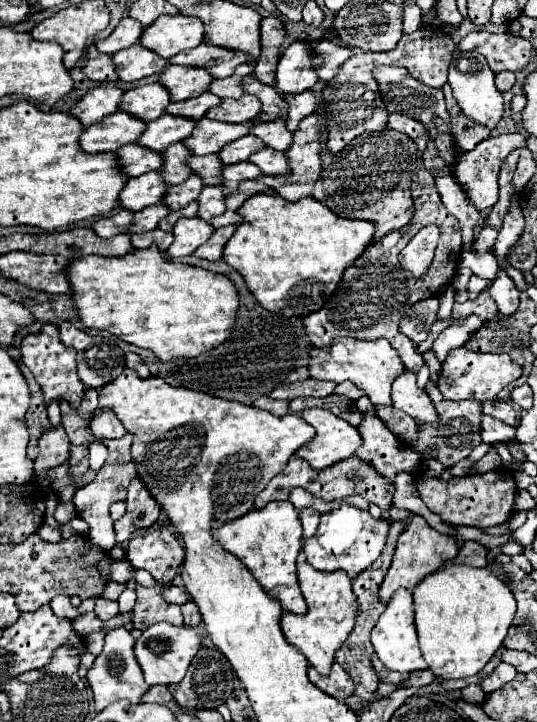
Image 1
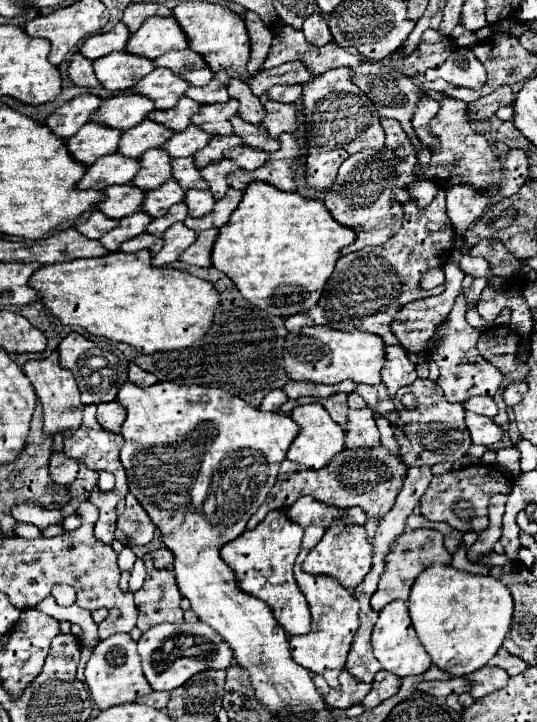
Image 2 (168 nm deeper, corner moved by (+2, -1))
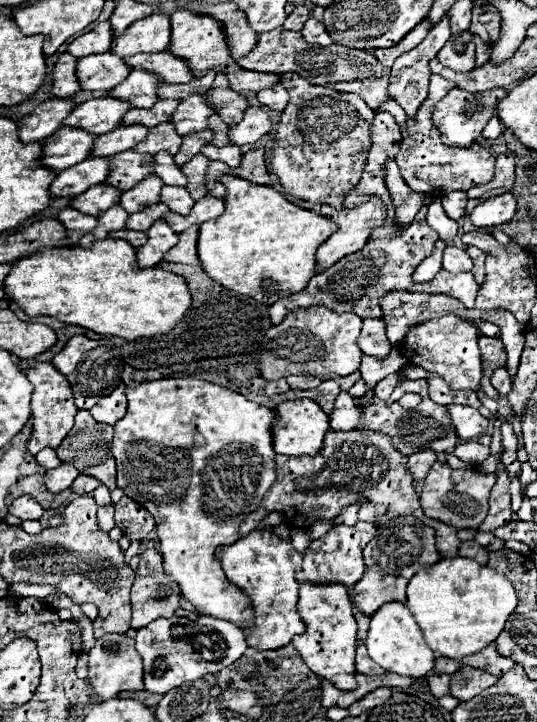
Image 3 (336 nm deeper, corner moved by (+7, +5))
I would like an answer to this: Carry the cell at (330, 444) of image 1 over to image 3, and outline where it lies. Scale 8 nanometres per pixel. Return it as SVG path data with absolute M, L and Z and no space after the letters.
M303 398L303 400L291 400L291 402L281 402L275 406L275 420L271 426L273 434L273 450L277 454L287 454L287 456L315 456L321 446L325 432L329 428L329 416L319 408L319 404Z

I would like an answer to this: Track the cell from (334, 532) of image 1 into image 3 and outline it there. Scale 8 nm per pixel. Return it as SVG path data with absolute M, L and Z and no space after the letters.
M339 524L335 526L339 536L341 536L341 546L327 554L321 550L321 540L313 540L311 546L305 550L303 554L303 570L297 572L297 582L309 582L309 584L343 584L343 586L353 586L361 580L363 572L365 572L365 564L363 564L363 556L361 556L361 546L359 546L359 532L353 528L353 526L345 526L345 524Z

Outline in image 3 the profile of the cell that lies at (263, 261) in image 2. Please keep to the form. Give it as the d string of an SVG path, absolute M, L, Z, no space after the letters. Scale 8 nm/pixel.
M221 176L219 182L225 186L225 212L215 218L207 220L199 226L199 240L197 240L197 254L203 270L225 288L251 296L261 304L275 304L281 298L287 298L295 292L301 292L307 282L315 274L315 252L317 248L337 230L329 218L323 218L311 210L303 210L291 204L283 194L279 194L273 186L257 186L251 182L237 178L237 176Z

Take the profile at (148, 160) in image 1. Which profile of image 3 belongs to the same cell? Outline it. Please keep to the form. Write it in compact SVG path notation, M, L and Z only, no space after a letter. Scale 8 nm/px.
M87 158L63 172L59 172L49 186L51 196L73 198L83 194L95 184L103 184L109 174L109 160L107 158Z

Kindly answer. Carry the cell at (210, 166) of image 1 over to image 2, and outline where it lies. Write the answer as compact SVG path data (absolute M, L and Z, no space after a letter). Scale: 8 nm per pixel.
M176 158L172 160L172 178L176 178L176 182L184 188L198 188L198 190L206 190L208 182L204 182L204 178L200 178L200 168L194 164L192 158Z

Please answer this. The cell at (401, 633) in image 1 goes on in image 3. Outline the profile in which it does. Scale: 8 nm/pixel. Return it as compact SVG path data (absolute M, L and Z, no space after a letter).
M389 602L383 604L373 616L369 624L369 634L367 634L367 650L369 656L389 672L395 672L399 676L407 678L425 678L433 670L435 654L427 646L421 628L417 626L413 614L403 602Z

